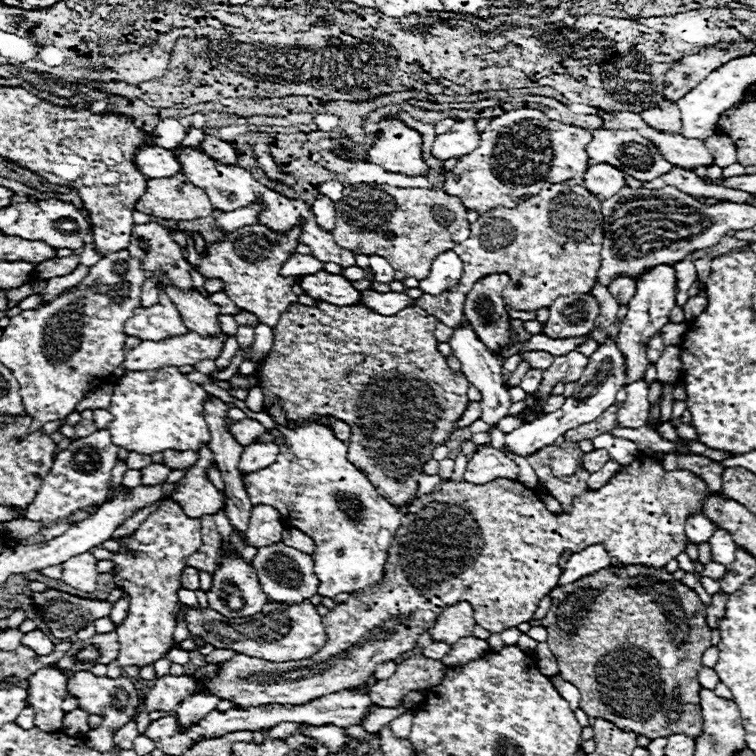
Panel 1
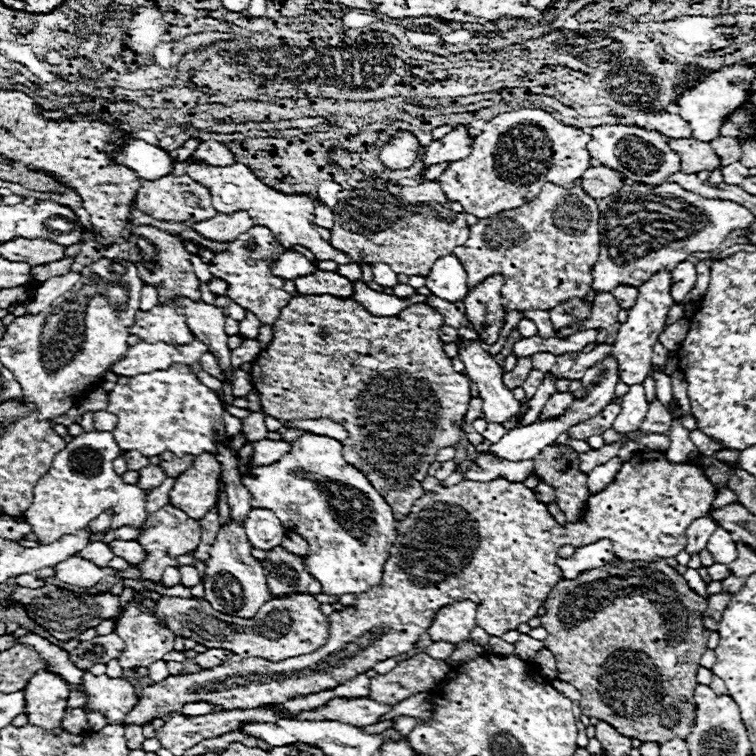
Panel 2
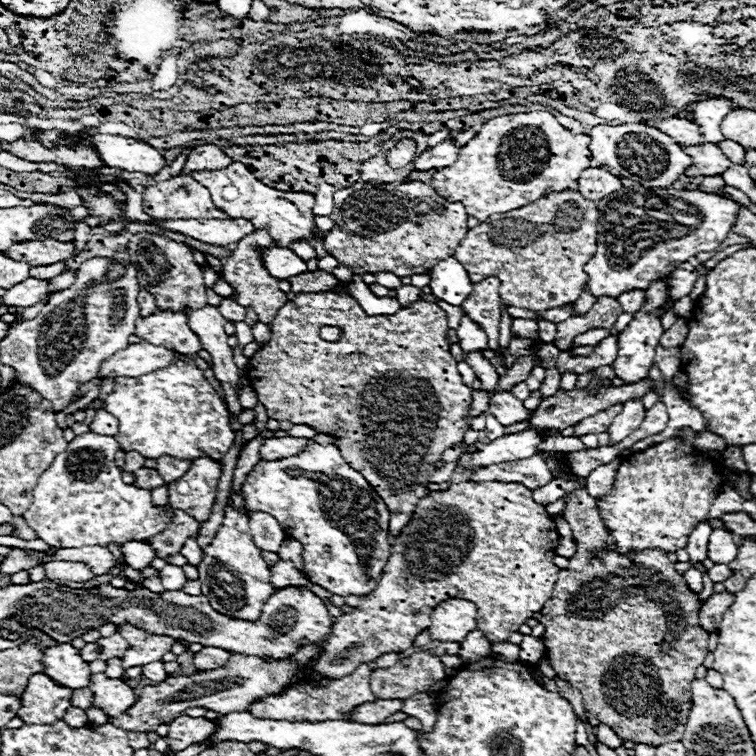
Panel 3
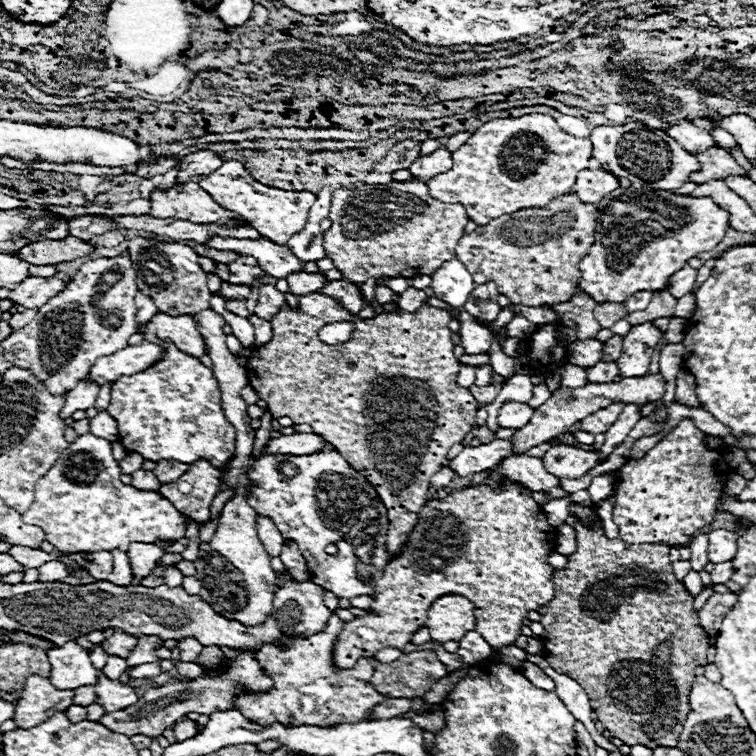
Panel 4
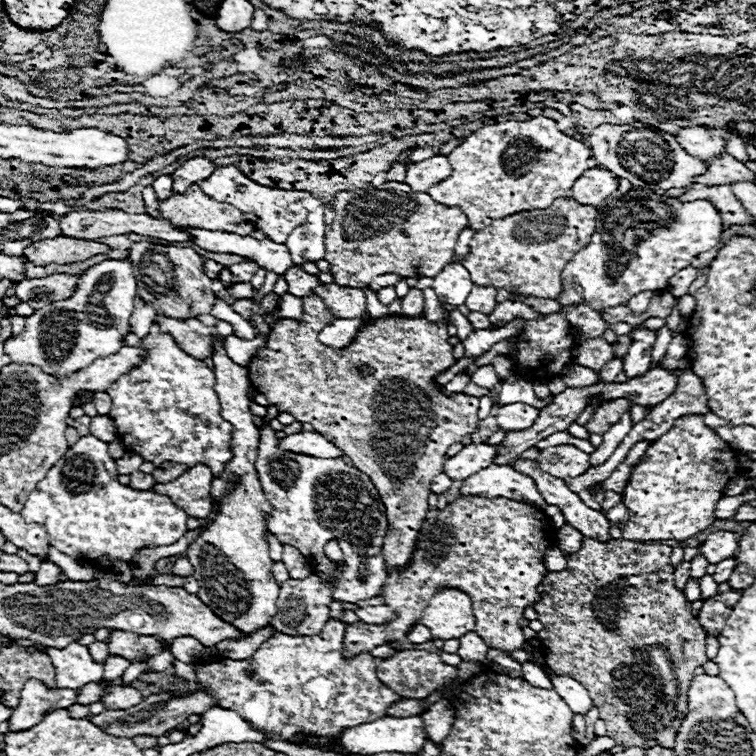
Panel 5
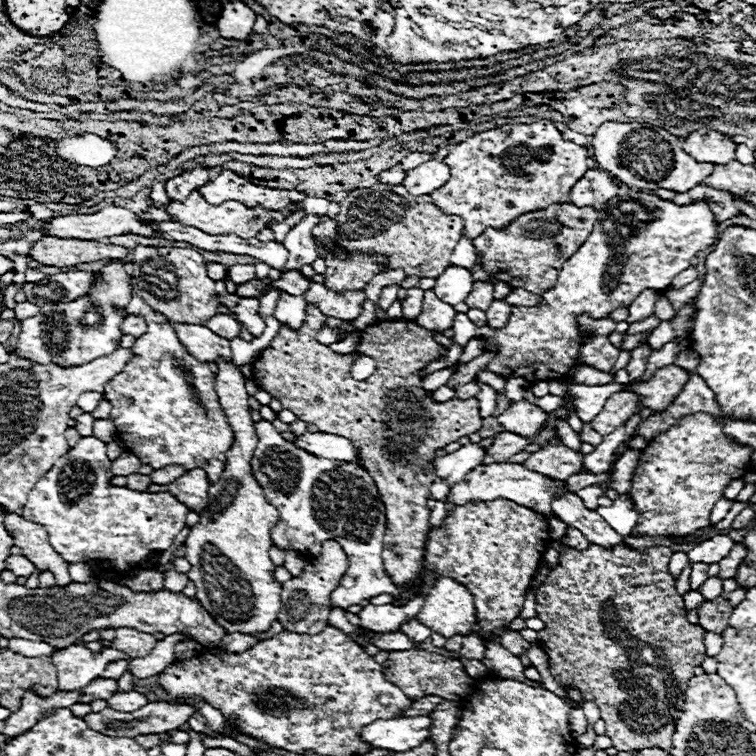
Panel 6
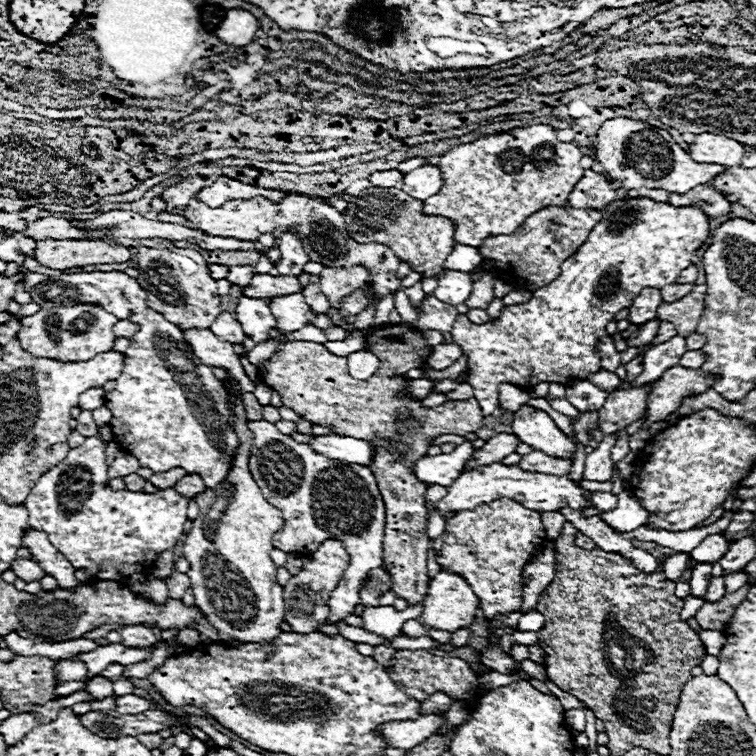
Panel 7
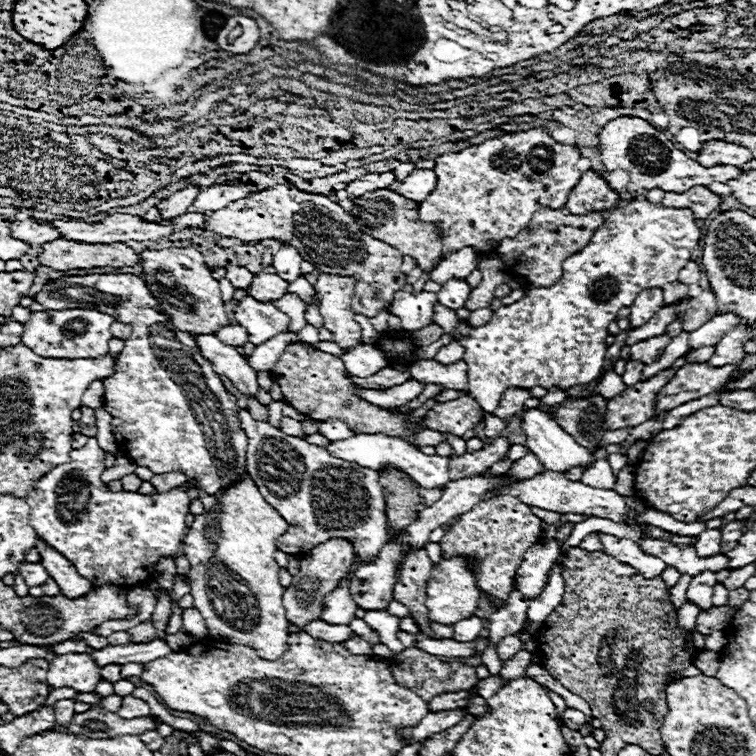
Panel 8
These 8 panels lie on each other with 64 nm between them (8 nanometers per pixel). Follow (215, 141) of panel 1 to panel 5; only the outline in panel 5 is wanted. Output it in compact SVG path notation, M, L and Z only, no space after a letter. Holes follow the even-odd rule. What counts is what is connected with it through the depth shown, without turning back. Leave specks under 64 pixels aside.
M192 156L192 158L184 160L180 164L180 168L172 174L172 178L174 178L172 190L174 192L188 190L188 186L200 182L200 178L208 178L208 174L212 174L214 168L216 168L214 162L206 156Z

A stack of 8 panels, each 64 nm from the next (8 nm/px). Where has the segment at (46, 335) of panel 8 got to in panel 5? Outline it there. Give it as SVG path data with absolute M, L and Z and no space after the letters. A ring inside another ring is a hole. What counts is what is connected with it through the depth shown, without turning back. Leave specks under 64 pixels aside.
M104 260L84 272L80 272L78 286L74 294L66 300L50 302L48 306L36 310L28 320L24 330L18 336L12 336L4 342L4 352L16 364L32 364L38 366L42 372L52 374L54 378L66 378L104 354L116 354L120 346L124 346L124 336L130 334L130 316L134 310L136 298L136 276L134 268L128 260Z

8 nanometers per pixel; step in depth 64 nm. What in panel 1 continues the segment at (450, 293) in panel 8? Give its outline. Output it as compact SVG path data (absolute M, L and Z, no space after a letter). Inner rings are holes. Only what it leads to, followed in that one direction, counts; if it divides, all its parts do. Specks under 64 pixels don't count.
M446 250L444 254L438 254L434 258L430 276L424 278L418 288L424 290L426 294L440 294L456 286L460 276L462 276L462 260L458 258L456 252Z

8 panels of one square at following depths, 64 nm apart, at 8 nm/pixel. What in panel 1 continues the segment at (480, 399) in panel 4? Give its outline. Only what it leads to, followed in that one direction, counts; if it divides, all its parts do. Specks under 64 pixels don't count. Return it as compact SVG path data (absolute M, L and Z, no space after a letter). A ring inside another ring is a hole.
M470 402L468 404L468 410L462 416L464 418L460 418L456 422L456 428L464 428L464 426L470 426L470 422L476 422L480 418L480 404L478 402Z

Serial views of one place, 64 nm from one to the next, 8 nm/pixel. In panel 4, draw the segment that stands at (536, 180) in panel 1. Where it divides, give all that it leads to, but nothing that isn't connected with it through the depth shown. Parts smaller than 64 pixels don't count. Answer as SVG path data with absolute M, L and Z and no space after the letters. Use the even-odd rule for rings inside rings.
M548 114L520 118L496 118L482 124L470 140L452 152L454 166L428 182L432 198L458 202L478 226L492 218L512 214L528 206L546 206L552 198L572 192L578 172L588 168L592 142L564 132Z

